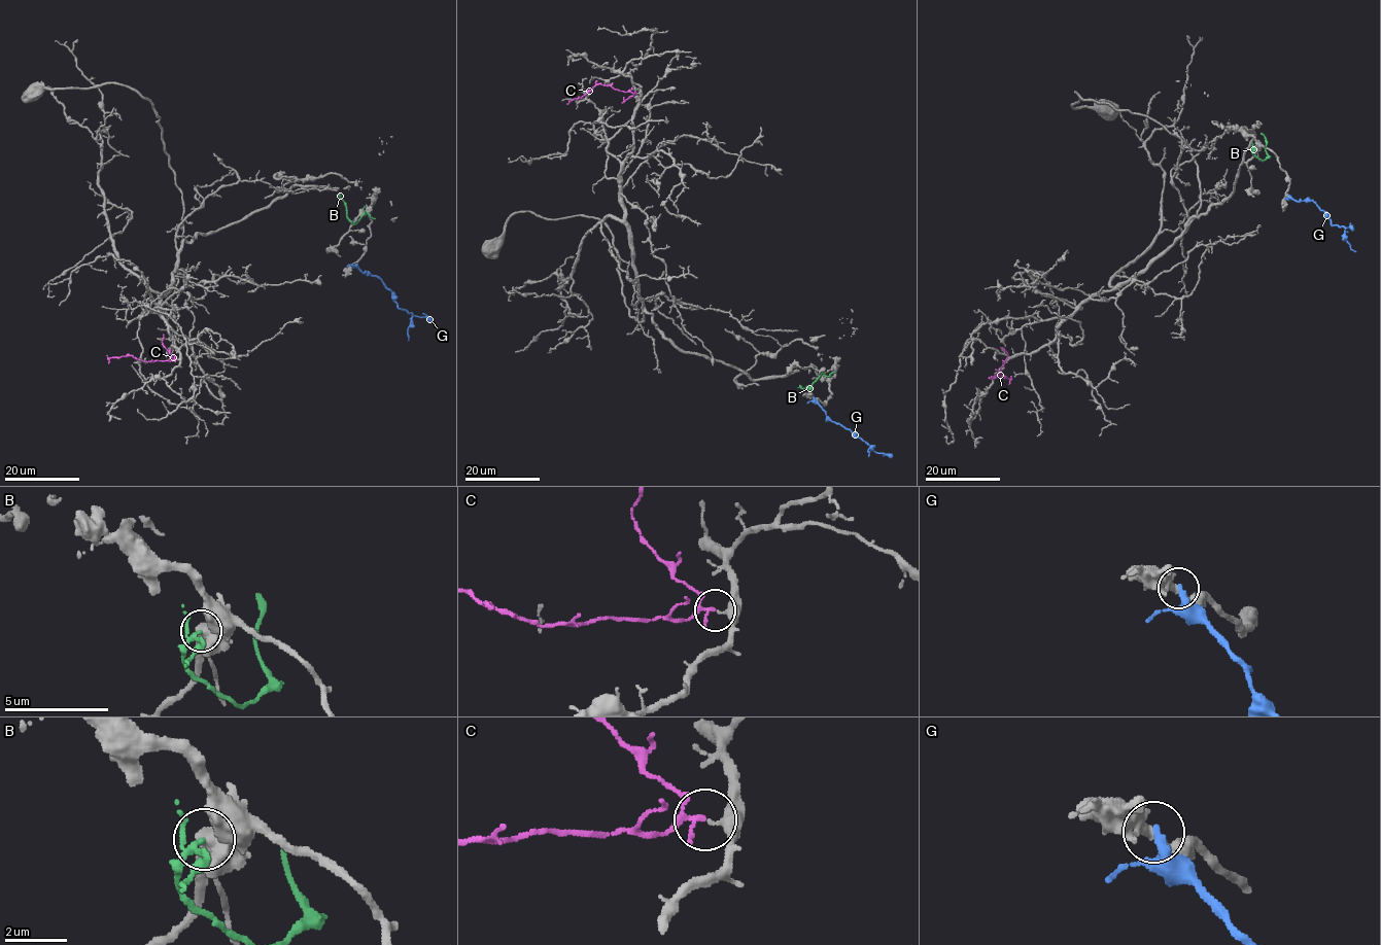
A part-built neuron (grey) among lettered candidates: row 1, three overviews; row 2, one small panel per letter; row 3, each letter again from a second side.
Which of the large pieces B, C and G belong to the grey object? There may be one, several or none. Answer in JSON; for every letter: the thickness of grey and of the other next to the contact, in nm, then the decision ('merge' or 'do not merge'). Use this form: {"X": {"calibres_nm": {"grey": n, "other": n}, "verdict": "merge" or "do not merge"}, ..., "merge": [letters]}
{"B": {"calibres_nm": {"grey": 500, "other": 130}, "verdict": "do not merge"}, "C": {"calibres_nm": {"grey": 260, "other": 110}, "verdict": "merge"}, "G": {"calibres_nm": {"grey": 320, "other": 280}, "verdict": "do not merge"}, "merge": ["C"]}

